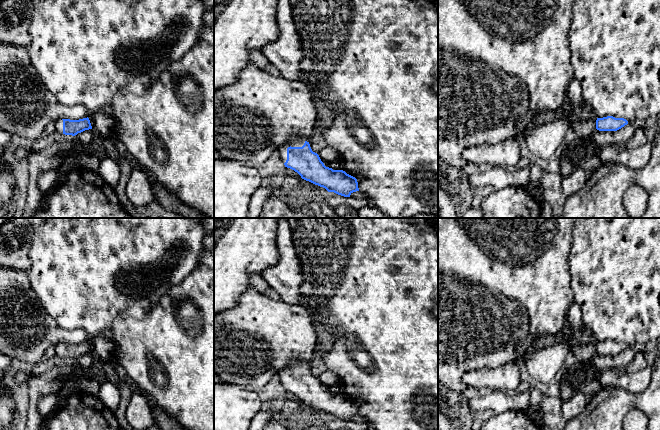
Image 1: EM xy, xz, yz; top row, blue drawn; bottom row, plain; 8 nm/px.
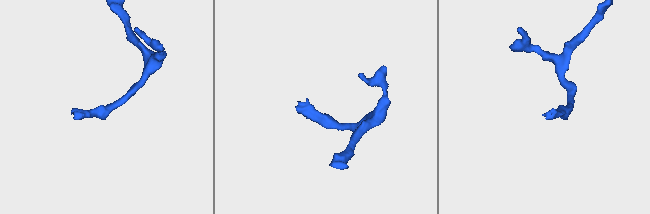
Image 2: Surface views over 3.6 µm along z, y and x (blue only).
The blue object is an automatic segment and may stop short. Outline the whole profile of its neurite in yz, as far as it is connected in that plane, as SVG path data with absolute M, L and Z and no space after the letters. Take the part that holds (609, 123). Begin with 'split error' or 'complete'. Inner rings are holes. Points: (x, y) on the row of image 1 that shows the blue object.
complete; M607 116L603 118L597 118L596 129L599 131L617 131L627 124L628 121L624 118Z

